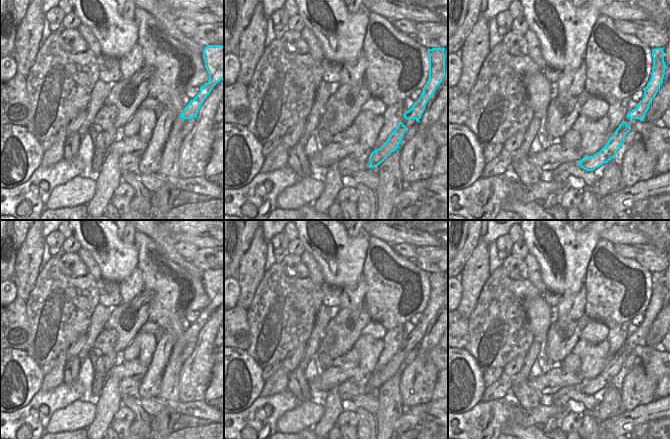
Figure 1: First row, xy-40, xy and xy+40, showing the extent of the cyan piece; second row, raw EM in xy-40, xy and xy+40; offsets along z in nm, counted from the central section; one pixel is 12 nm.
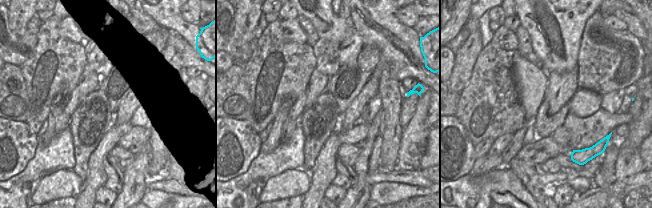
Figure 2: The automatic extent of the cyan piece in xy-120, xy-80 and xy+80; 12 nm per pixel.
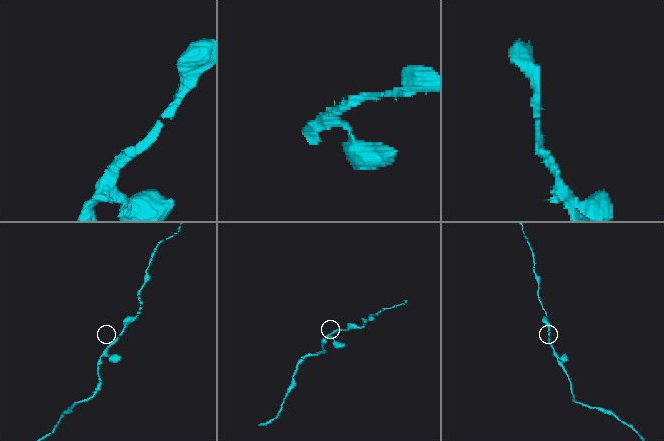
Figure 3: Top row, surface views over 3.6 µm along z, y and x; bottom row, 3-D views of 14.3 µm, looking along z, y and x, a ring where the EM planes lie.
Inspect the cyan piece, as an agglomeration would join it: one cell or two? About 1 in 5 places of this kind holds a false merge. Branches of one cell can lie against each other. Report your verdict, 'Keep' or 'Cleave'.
Keep

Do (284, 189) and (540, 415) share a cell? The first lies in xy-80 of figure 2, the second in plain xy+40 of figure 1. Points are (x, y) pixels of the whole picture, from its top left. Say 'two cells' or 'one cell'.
one cell

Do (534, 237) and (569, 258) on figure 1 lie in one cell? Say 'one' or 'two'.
one

